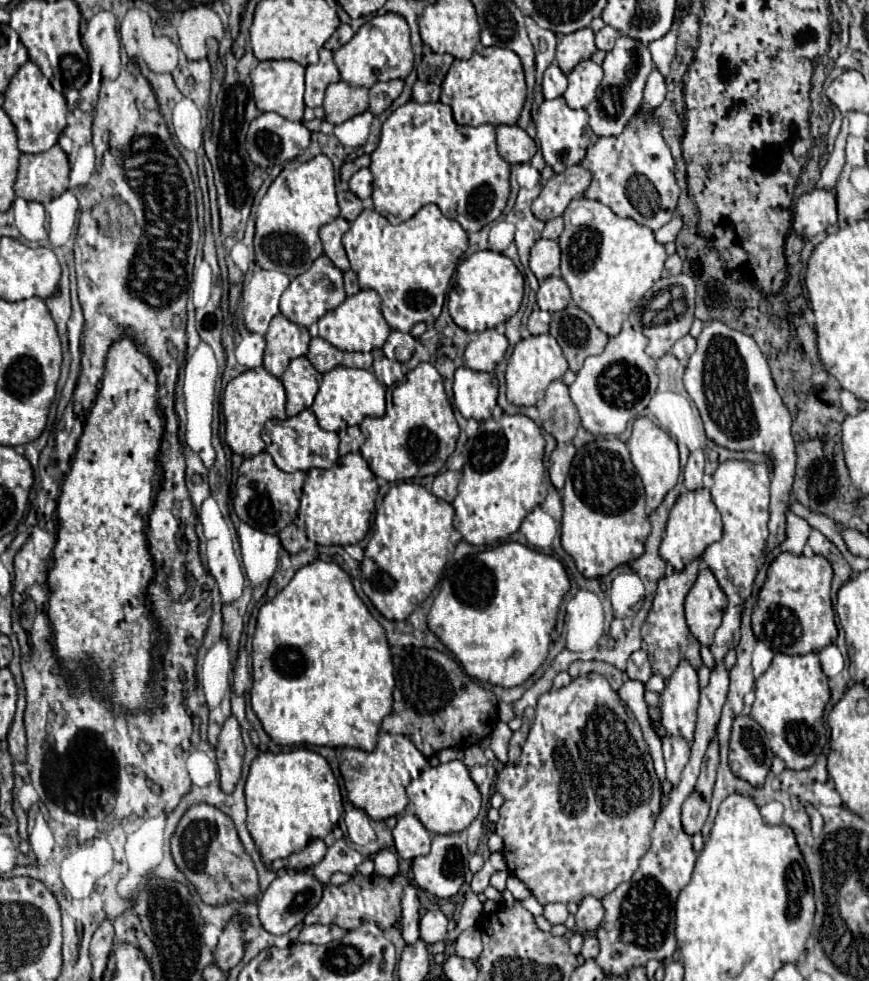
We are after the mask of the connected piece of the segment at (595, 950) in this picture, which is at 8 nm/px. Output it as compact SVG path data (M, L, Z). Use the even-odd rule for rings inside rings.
M587 934L587 936L585 936L581 954L583 954L585 958L595 958L595 956L599 954L599 940L595 938L595 934Z

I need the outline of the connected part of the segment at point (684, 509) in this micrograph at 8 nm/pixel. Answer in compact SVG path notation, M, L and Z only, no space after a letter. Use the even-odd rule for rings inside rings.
M709 488L687 490L687 492L679 494L675 506L669 512L667 530L665 530L665 538L661 542L659 554L667 562L671 562L675 570L683 570L683 566L689 564L693 558L701 556L711 542L719 540L721 538L721 532L723 532L723 522L721 522L719 510L715 508L715 504L711 500Z

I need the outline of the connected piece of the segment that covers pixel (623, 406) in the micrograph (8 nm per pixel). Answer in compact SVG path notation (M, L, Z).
M625 324L623 330L609 338L605 350L597 356L589 356L583 368L577 372L575 382L569 386L571 400L575 402L581 424L593 434L621 434L627 428L627 422L639 416L651 396L657 390L659 376L655 372L655 360L645 354L647 336L633 330L631 324Z

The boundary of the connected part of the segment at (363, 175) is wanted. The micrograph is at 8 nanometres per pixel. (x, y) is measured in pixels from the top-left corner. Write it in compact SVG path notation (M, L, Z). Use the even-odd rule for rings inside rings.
M361 168L357 170L351 180L349 180L349 190L359 196L361 200L367 200L371 196L371 182L373 182L373 176L371 176L371 170L369 168Z

